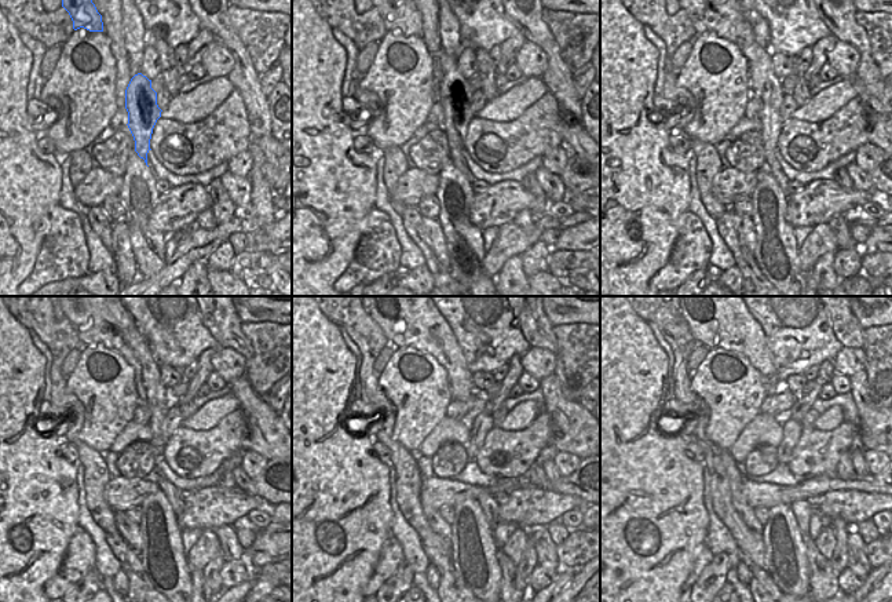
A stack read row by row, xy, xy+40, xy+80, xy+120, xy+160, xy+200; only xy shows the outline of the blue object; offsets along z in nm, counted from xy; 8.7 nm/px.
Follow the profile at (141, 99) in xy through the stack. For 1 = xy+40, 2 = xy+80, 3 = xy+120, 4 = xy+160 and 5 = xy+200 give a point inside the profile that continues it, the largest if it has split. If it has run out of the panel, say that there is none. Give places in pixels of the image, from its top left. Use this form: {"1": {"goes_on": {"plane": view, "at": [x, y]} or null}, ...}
{"1": {"goes_on": {"plane": "xy+40", "at": [454, 95]}}, "2": {"goes_on": {"plane": "xy+80", "at": [721, 15]}}, "3": {"goes_on": {"plane": "xy+120", "at": [110, 324]}}, "4": {"goes_on": {"plane": "xy+160", "at": [419, 324]}}, "5": {"goes_on": {"plane": "xy+200", "at": [727, 324]}}}

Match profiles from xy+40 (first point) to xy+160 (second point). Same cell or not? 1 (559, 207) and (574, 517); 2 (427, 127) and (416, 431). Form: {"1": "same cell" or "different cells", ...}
{"1": "same cell", "2": "different cells"}

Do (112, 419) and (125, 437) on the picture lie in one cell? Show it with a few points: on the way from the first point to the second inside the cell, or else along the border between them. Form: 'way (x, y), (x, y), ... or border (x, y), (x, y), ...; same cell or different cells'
border (132, 419), (116, 437), (109, 449); different cells

